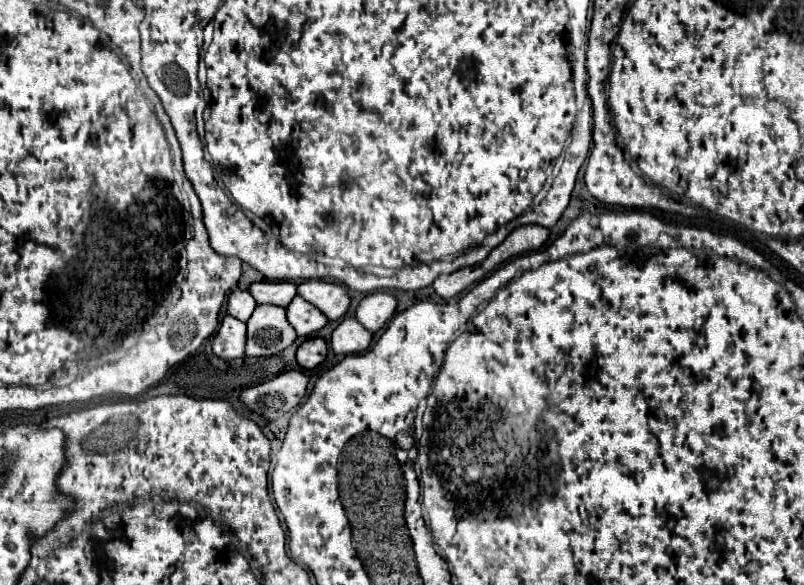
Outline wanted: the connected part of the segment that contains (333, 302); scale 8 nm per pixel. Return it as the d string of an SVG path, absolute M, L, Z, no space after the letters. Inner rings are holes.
M305 280L297 286L297 294L317 306L329 320L341 318L351 304L351 298L341 284L325 280Z

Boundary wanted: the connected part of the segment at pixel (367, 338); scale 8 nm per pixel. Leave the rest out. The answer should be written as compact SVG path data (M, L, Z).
M345 318L333 332L331 346L337 354L361 354L371 346L373 332L365 330L357 318Z

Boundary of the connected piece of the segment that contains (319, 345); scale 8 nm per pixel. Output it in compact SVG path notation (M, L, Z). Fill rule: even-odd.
M319 336L307 338L297 350L297 362L307 370L319 366L325 360L325 356L327 356L327 344Z

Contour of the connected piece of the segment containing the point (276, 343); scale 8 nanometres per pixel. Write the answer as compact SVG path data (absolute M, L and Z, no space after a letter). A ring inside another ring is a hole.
M261 304L247 320L247 356L275 356L289 348L297 334L285 318L287 308Z

